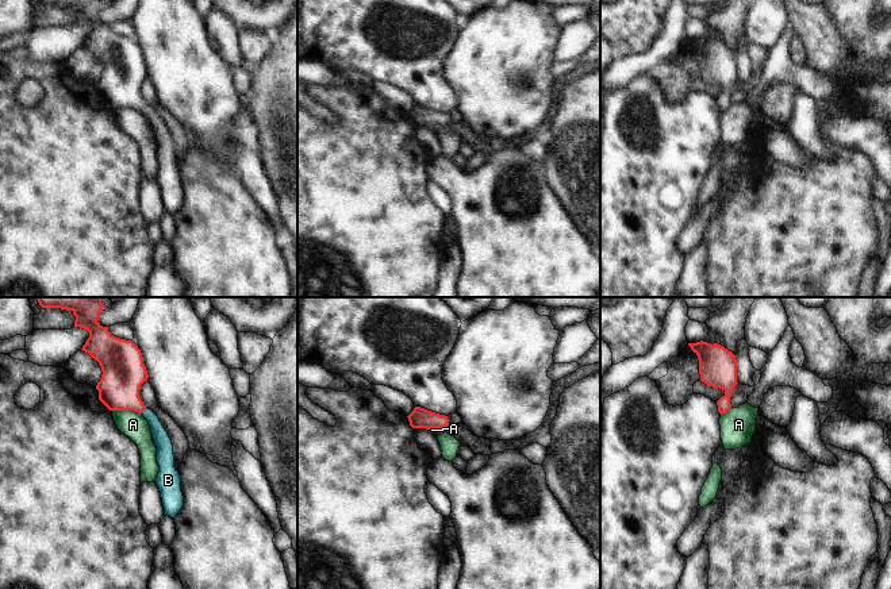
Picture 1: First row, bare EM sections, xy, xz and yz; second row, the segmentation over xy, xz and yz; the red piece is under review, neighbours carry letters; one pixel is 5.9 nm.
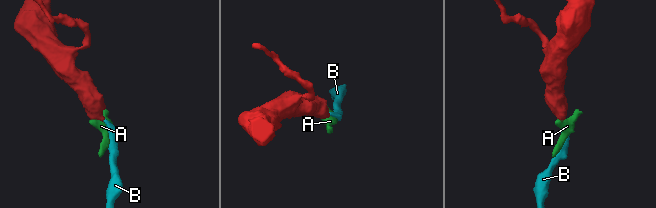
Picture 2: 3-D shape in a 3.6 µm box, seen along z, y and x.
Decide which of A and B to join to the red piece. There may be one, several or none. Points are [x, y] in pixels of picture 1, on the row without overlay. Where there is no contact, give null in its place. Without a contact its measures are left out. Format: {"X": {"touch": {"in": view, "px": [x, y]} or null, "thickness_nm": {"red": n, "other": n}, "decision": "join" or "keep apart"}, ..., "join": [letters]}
{"A": {"touch": {"in": "xy", "px": [127, 107]}, "thickness_nm": {"red": 260, "other": 160}, "decision": "keep apart"}, "B": {"touch": {"in": "xy", "px": [143, 107]}, "thickness_nm": {"red": 260, "other": 100}, "decision": "join"}, "join": ["B"]}

